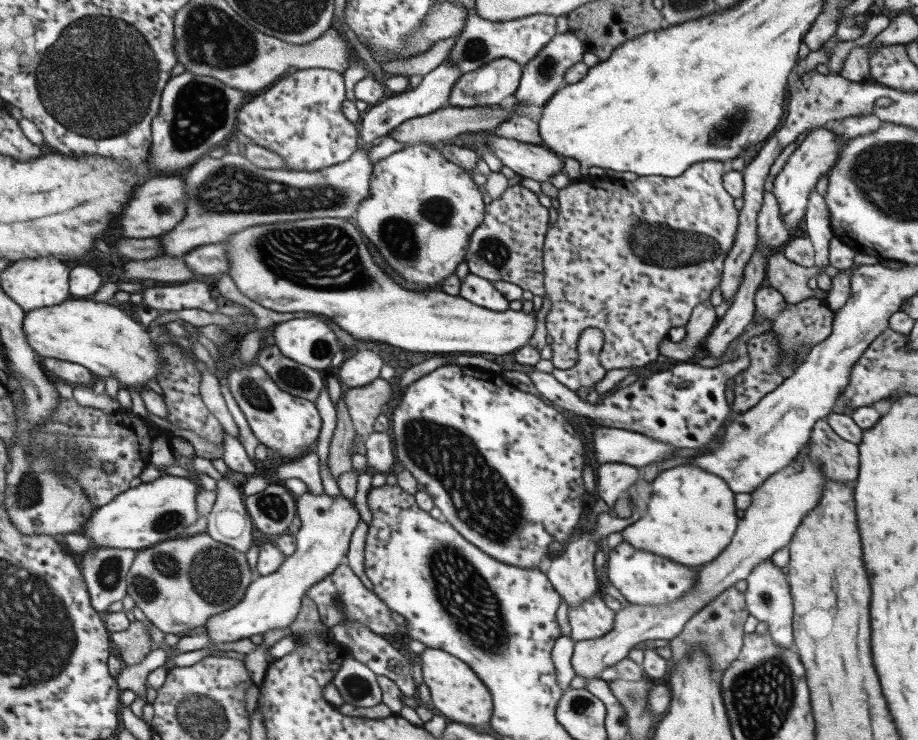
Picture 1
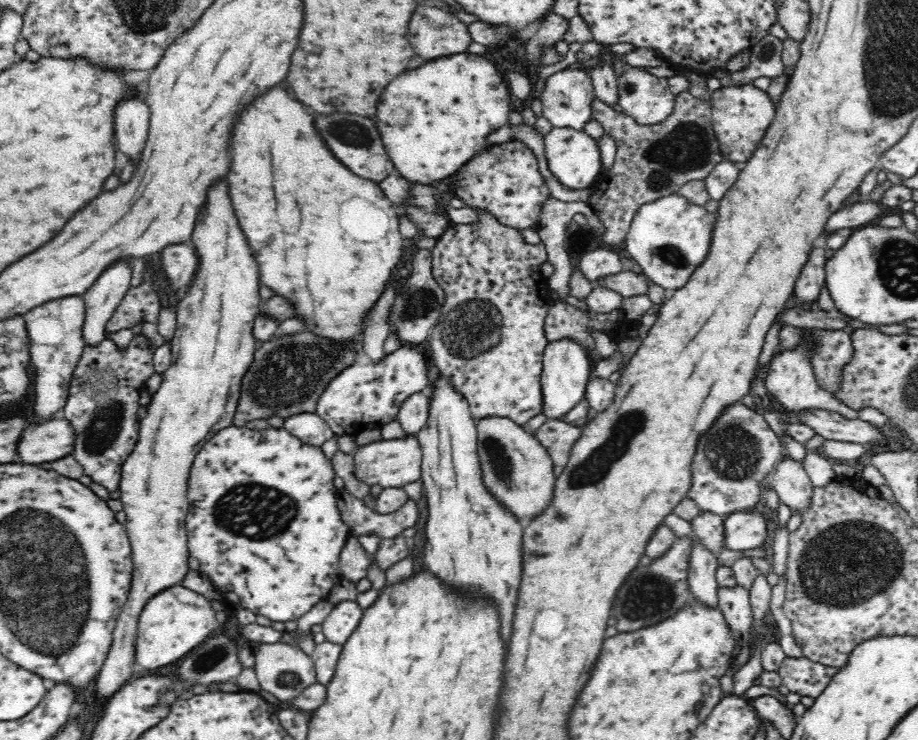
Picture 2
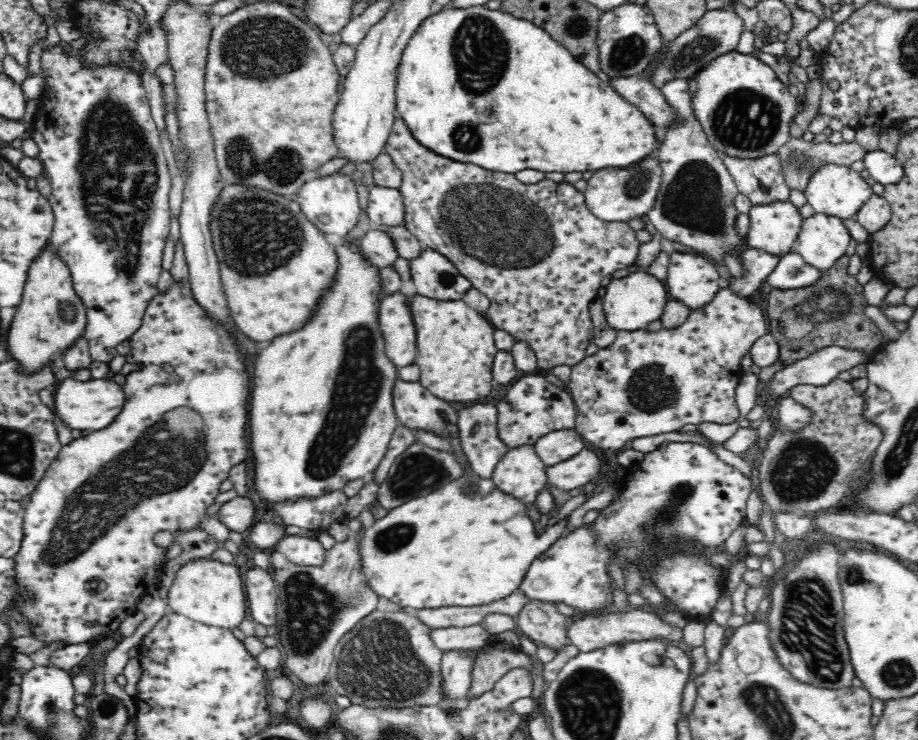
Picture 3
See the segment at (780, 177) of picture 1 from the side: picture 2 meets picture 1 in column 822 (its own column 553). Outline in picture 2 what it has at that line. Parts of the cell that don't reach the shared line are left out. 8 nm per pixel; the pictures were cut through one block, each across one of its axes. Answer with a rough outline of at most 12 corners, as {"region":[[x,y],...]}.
{"region":[[584,129],[545,136],[550,172],[568,190],[599,181],[598,140]]}

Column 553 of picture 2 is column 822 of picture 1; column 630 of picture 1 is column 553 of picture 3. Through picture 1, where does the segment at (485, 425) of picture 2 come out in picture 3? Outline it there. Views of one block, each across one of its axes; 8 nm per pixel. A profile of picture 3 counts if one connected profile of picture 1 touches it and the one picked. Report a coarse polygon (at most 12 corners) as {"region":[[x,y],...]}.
{"region":[[529,600],[515,616],[522,635],[560,653],[566,619],[556,604]]}

